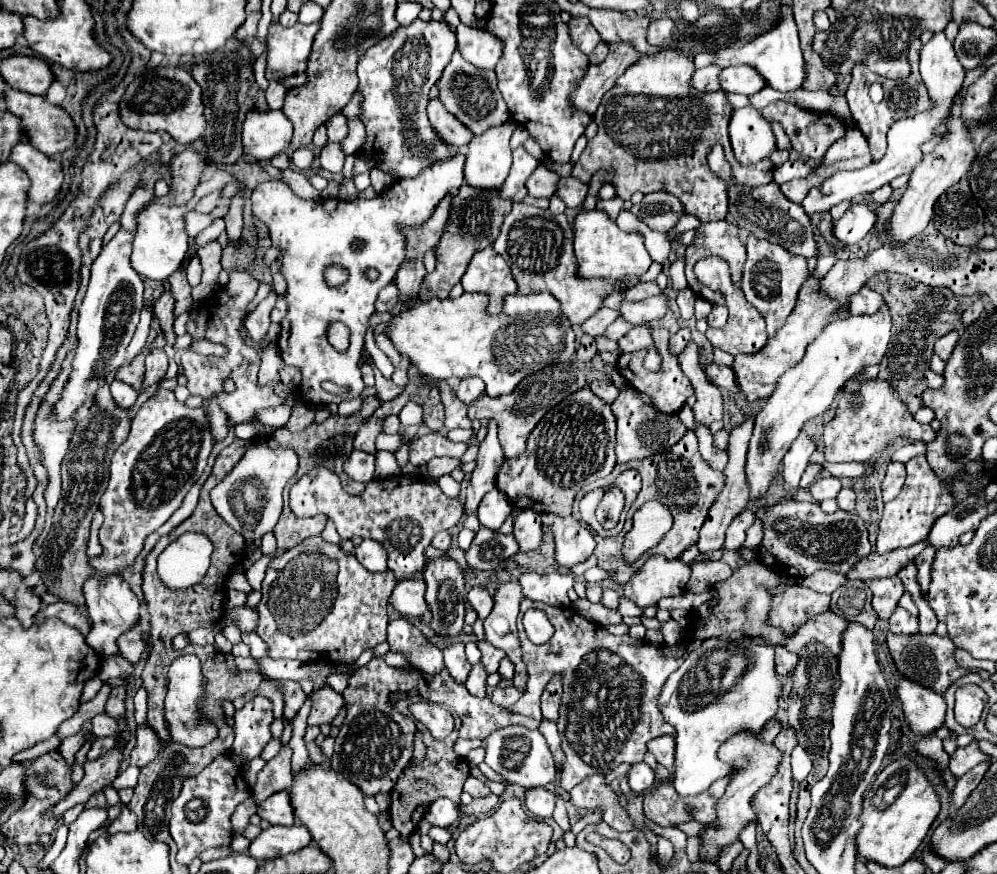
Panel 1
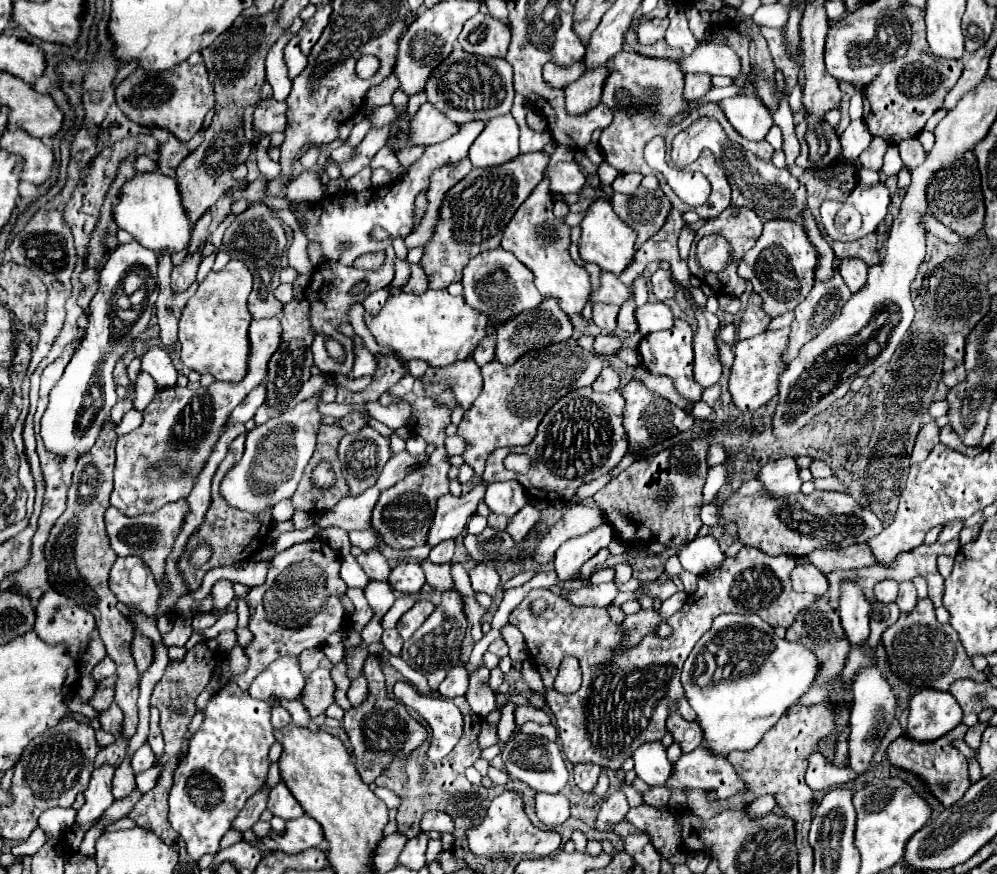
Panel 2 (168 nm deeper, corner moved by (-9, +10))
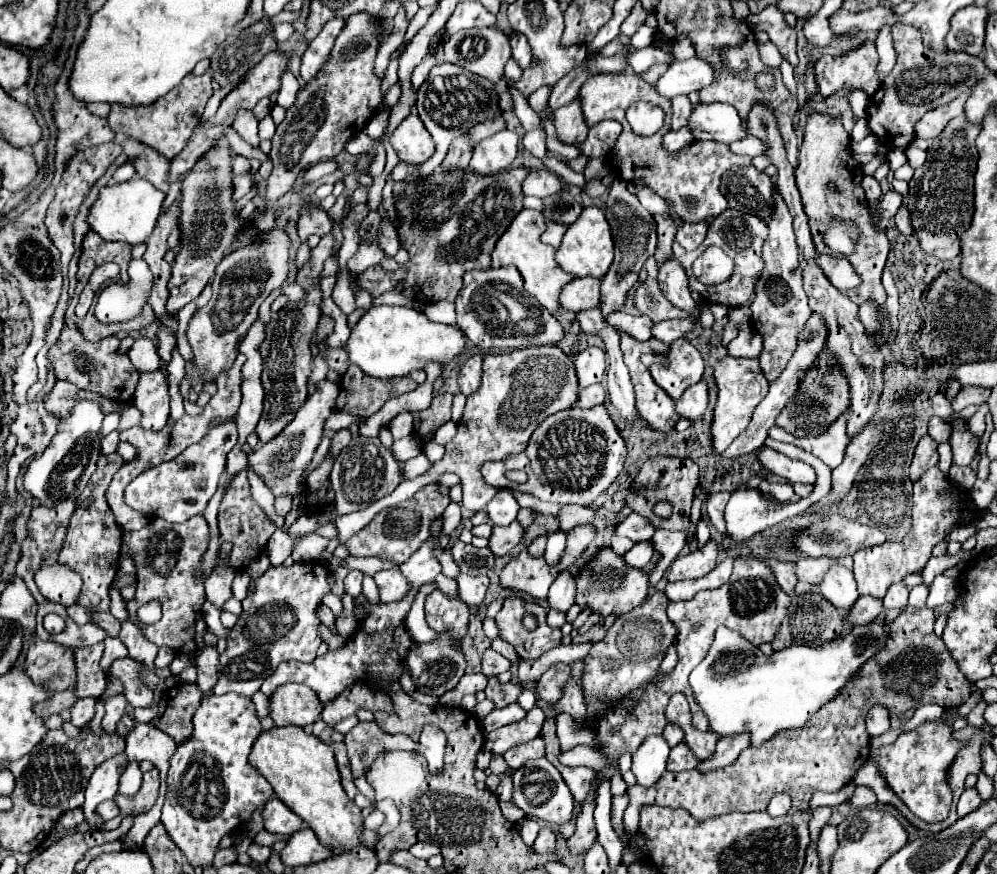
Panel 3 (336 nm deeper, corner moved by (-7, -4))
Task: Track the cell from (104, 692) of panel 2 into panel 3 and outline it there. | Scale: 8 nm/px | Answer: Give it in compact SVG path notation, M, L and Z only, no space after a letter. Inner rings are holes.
M80 698L72 708L72 724L78 728L84 728L92 718L94 718L94 710L96 710L96 702L98 698Z

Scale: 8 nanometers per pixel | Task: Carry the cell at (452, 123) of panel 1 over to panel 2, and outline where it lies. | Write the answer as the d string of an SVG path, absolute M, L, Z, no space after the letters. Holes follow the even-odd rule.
M428 102L418 108L418 114L410 122L410 144L430 146L448 140L456 132L458 124L452 124L442 112L436 112Z

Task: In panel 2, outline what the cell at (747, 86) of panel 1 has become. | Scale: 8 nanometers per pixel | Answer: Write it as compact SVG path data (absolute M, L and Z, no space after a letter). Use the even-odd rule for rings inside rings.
M700 42L696 50L690 56L682 58L678 64L684 74L702 72L710 76L740 76L740 58L736 56L736 52L732 52L732 48L728 46L720 46L714 42Z

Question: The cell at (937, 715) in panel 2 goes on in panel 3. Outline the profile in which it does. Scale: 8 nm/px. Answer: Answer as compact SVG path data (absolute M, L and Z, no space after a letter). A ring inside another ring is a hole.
M944 720L924 722L916 730L902 732L892 746L872 752L880 774L888 786L906 802L906 806L924 822L940 822L948 818L952 792L946 784L946 770L960 750L960 742L952 736L954 728Z

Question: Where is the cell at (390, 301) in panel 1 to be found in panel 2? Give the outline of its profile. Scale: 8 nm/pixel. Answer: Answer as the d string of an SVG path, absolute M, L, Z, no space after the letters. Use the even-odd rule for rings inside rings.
M396 258L394 268L396 268L396 276L394 276L392 286L402 286L402 284L406 284L406 282L410 280L410 266L408 266L408 262Z

